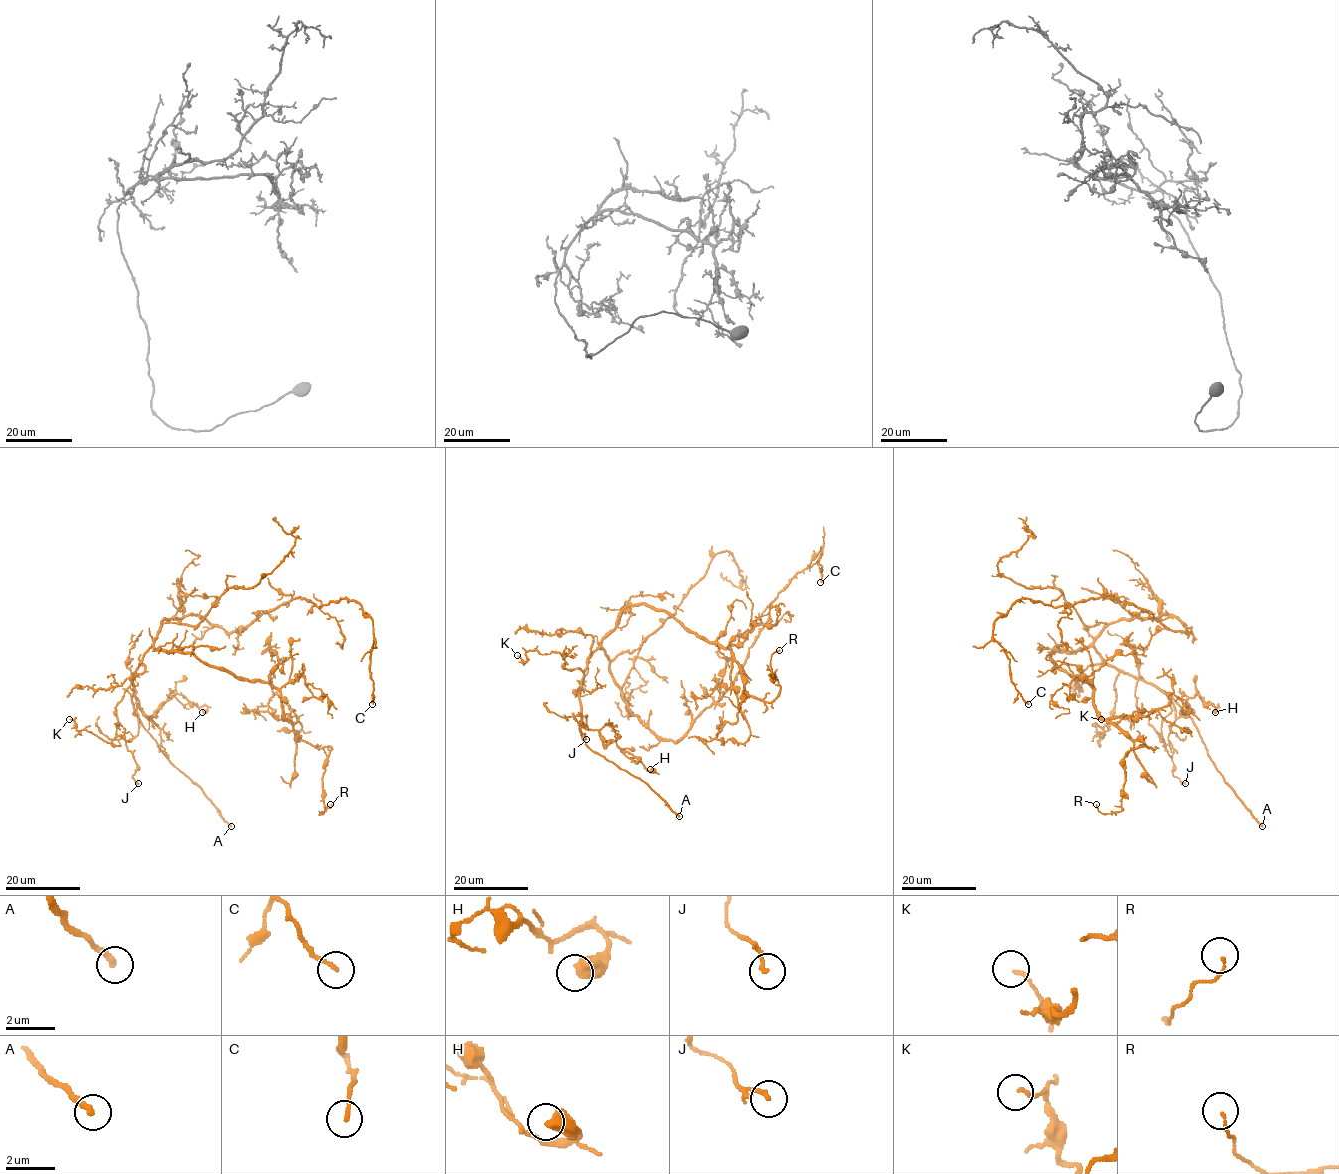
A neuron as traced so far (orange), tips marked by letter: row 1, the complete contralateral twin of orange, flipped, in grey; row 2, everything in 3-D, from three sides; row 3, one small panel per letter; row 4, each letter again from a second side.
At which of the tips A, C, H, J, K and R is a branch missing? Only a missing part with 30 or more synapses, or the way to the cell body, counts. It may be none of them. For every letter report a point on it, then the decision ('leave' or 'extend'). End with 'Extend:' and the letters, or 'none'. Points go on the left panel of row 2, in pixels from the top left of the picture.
A: place (231, 826); extend
C: place (372, 704); leave
H: place (202, 712); leave
J: place (138, 783); leave
K: place (69, 719); leave
R: place (330, 804); leave
Extend: A

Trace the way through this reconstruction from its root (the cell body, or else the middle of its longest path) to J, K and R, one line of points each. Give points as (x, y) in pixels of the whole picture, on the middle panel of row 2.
J: (615, 684), (598, 648), (579, 690), (586, 724), (586, 715), (574, 718), (586, 739)
K: (615, 684), (601, 648), (583, 673), (565, 669), (558, 651), (527, 651), (525, 662), (517, 655)
R: (615, 684), (601, 641), (628, 605), (668, 611), (728, 647), (744, 690), (766, 702), (780, 690), (779, 650)

